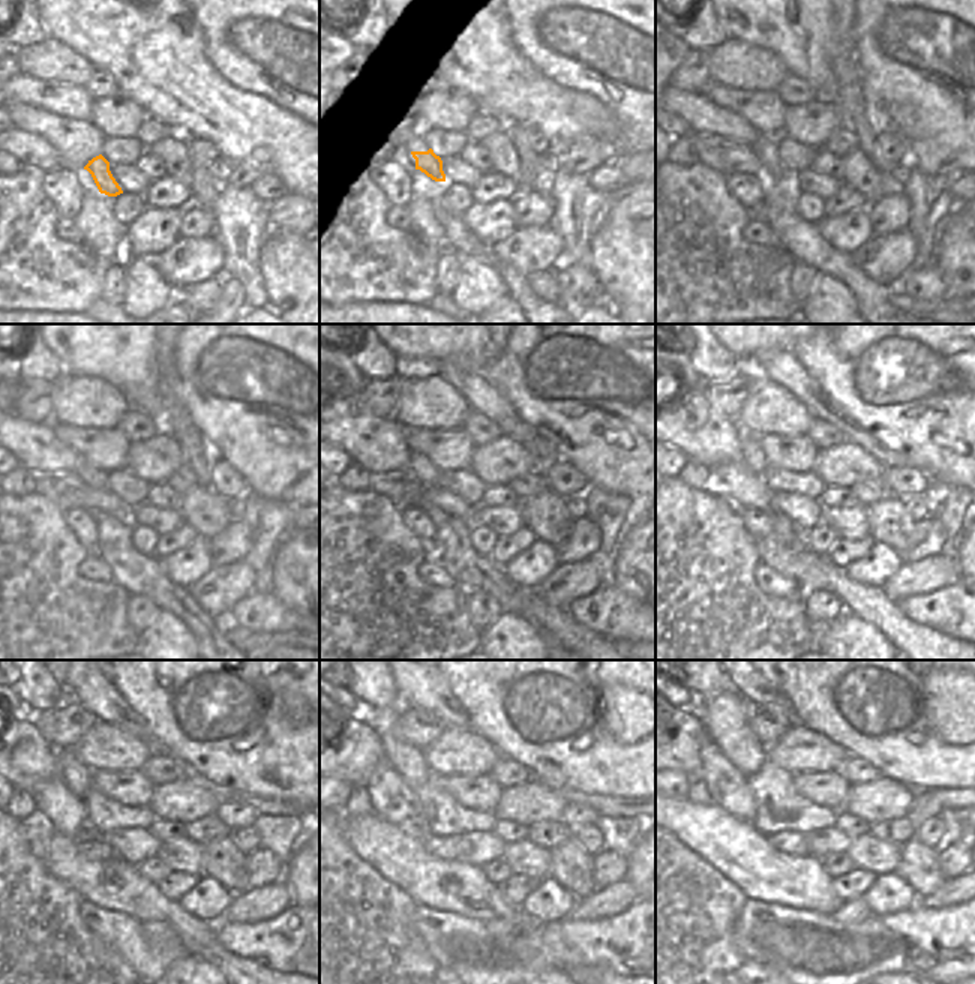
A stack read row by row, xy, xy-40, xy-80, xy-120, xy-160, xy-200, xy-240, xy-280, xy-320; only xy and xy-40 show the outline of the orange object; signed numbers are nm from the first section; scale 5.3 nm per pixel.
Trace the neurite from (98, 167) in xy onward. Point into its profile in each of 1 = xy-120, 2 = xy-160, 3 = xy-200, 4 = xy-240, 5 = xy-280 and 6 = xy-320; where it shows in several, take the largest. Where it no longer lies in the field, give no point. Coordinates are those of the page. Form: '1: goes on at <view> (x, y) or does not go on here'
1: goes on at xy-120 (89, 474)
2: goes on at xy-160 (420, 468)
3: goes on at xy-200 (753, 458)
4: goes on at xy-240 (74, 773)
5: goes on at xy-280 (410, 762)
6: goes on at xy-320 (726, 717)

